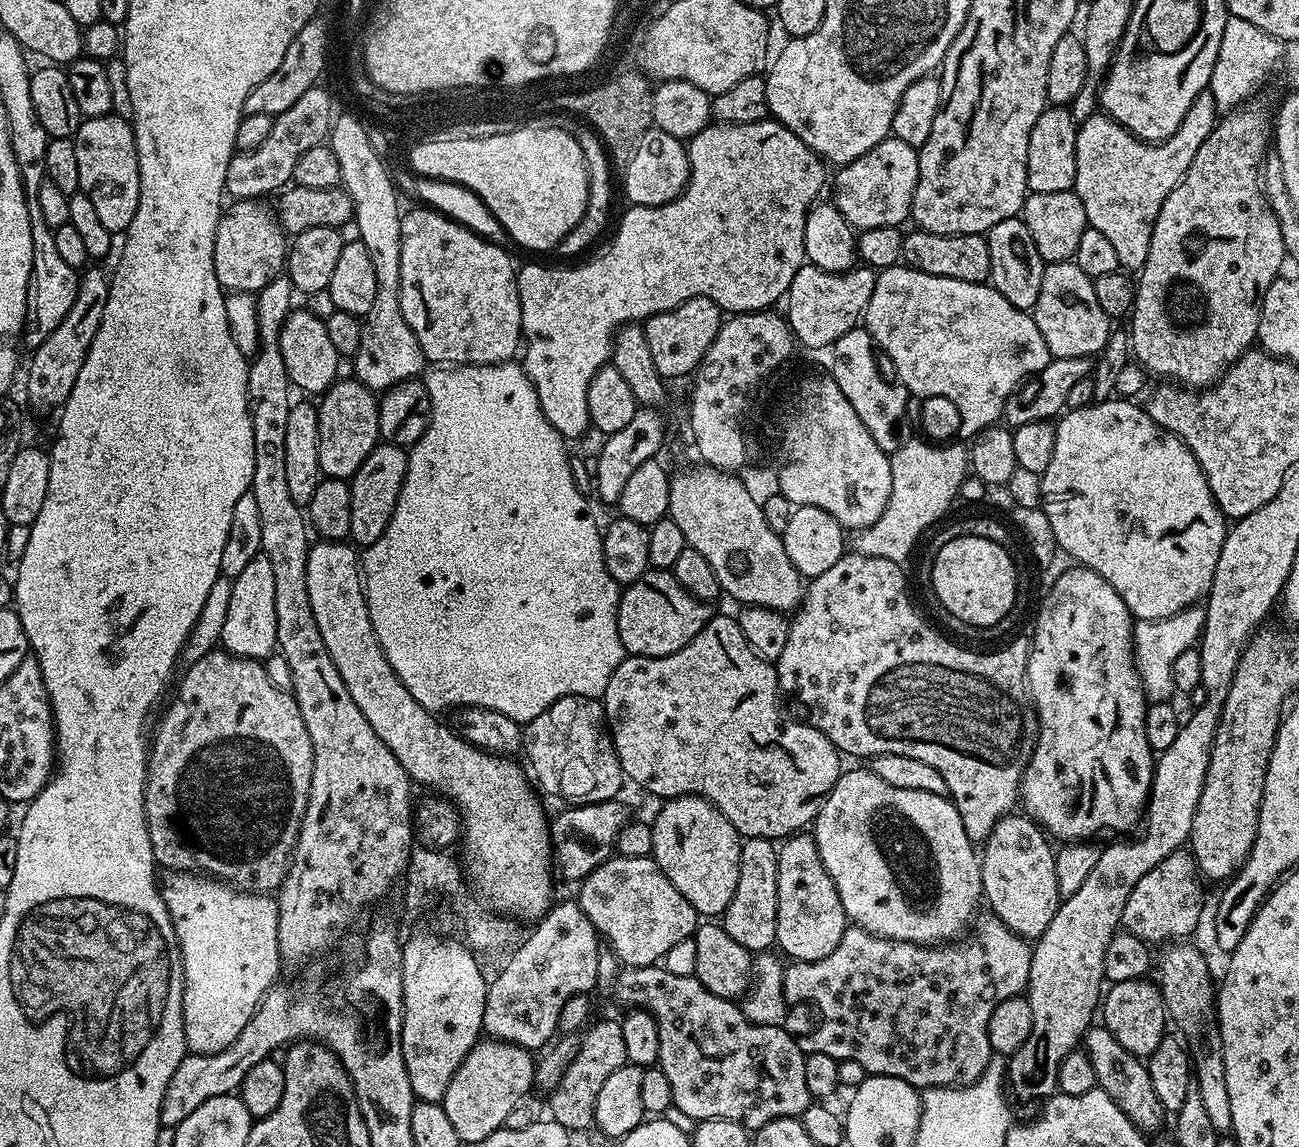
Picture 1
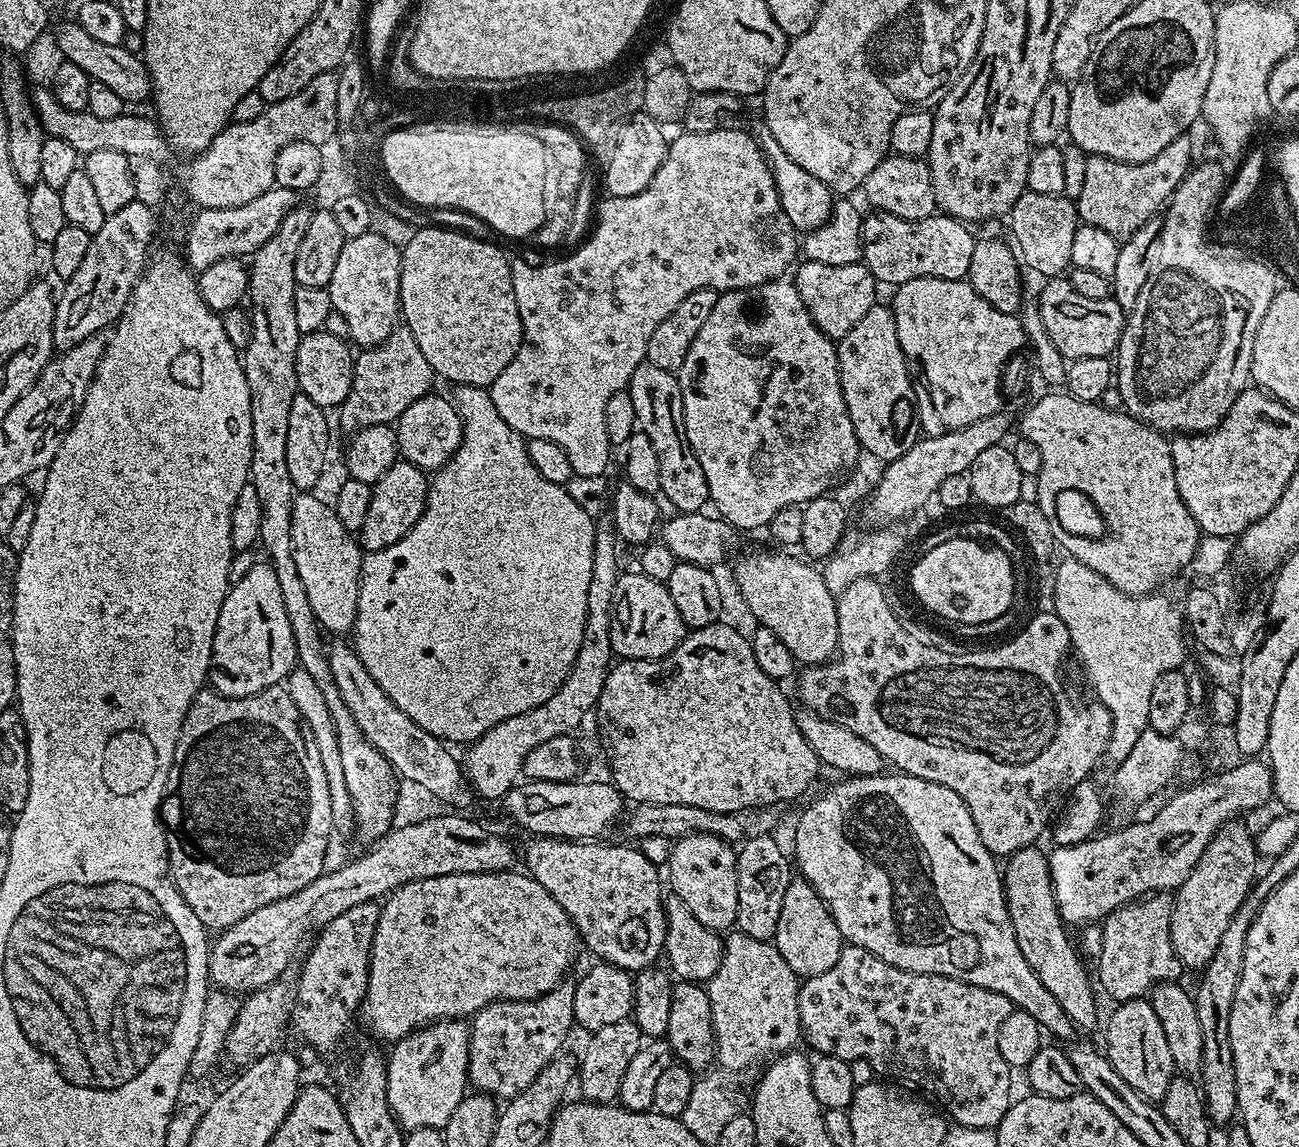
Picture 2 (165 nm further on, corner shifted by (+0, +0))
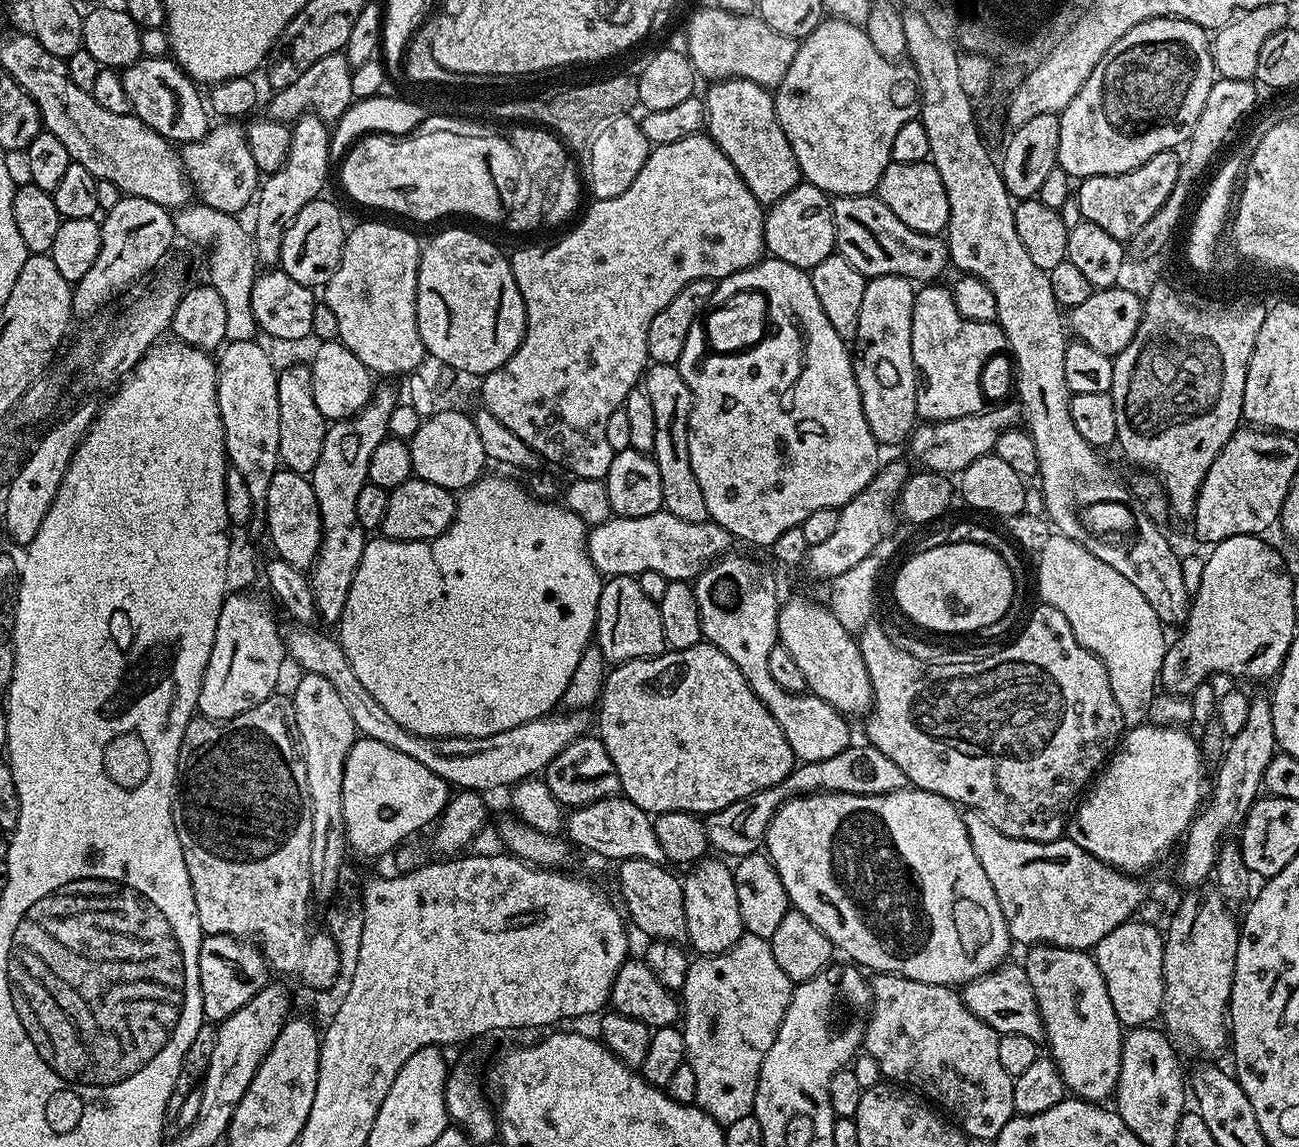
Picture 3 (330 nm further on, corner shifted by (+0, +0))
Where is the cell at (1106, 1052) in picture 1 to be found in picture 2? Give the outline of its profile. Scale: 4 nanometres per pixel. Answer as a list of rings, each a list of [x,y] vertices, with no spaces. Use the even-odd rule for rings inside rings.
[[[903,774],[888,775],[853,776],[841,779],[841,784],[836,784],[829,792],[822,793],[801,814],[800,821],[796,824],[796,856],[794,852],[794,864],[799,875],[808,880],[810,886],[814,886],[814,890],[818,890],[818,894],[826,901],[834,922],[838,922],[838,930],[848,944],[858,946],[862,950],[870,950],[870,954],[882,958],[882,962],[890,962],[890,966],[898,966],[907,972],[945,976],[979,988],[994,990],[1010,998],[1010,1002],[1019,1011],[1030,1014],[1030,1018],[1040,1023],[1041,1029],[1047,1035],[1049,1032],[1050,1035],[1057,1036],[1057,1038],[1052,1037],[1057,1041],[1064,1040],[1060,1042],[1071,1041],[1072,1032],[1074,1033],[1072,1020],[1066,1014],[1066,1010],[1058,1006],[1058,998],[1054,998],[1054,994],[1050,994],[1050,990],[1046,990],[1046,986],[1038,982],[1038,974],[1030,970],[1030,962],[1026,962],[1026,957],[1022,955],[1022,950],[1018,946],[1018,938],[1014,938],[1014,926],[1010,922],[1010,914],[1006,906],[1004,881],[997,857],[993,856],[990,850],[986,850],[986,846],[982,846],[978,838],[978,830],[974,826],[974,818],[970,818],[970,810],[966,802],[962,802],[962,798],[954,794],[954,790],[938,782],[926,782],[926,778],[914,778]]]

